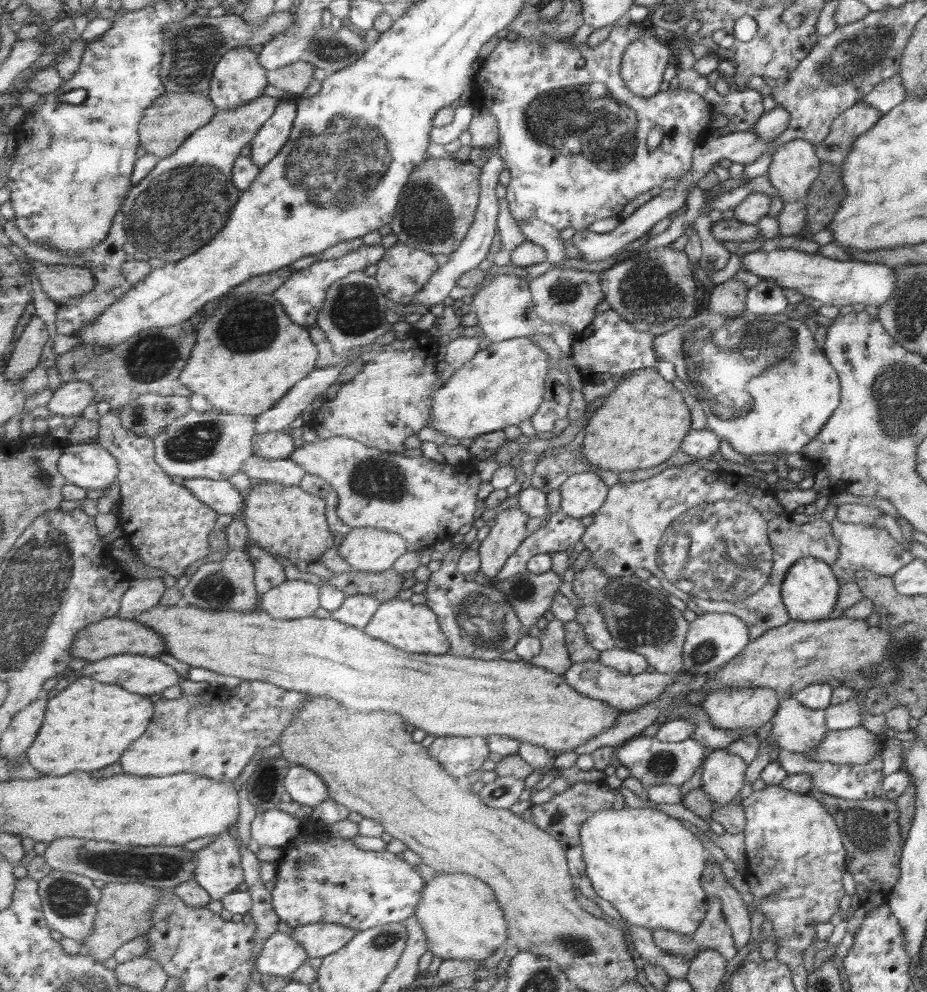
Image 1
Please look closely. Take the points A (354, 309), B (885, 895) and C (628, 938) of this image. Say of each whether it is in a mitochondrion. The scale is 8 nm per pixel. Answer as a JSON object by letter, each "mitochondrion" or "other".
{"A":"mitochondrion","B":"other","C":"other"}

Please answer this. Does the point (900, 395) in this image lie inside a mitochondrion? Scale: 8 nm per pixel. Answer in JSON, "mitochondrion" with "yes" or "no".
{"mitochondrion":"yes"}

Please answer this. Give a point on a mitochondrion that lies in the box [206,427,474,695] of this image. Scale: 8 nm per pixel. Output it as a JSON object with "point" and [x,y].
{"point":[375,479]}

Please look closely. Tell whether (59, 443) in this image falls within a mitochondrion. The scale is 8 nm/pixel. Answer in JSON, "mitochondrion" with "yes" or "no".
{"mitochondrion":"no"}

